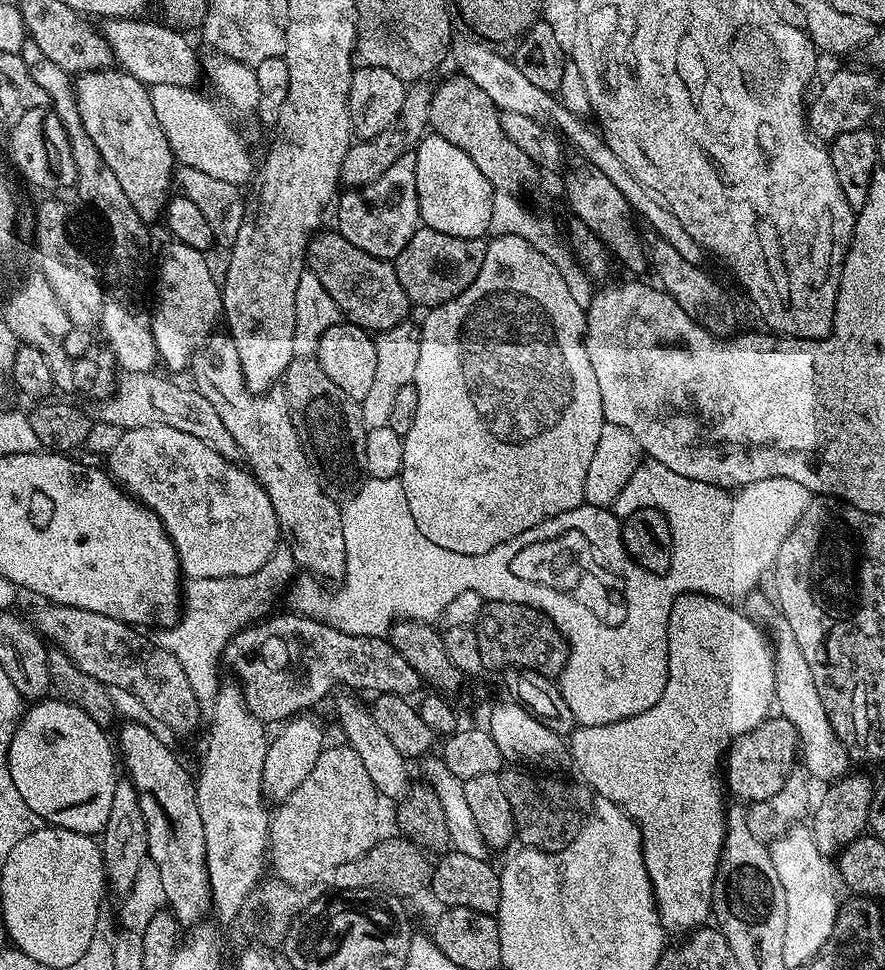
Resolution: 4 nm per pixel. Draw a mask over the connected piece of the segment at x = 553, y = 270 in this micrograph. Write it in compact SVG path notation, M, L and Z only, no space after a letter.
M496 236L487 241L478 278L474 278L474 282L470 282L462 294L450 298L450 302L427 309L425 316L428 317L424 324L419 325L418 364L412 379L418 392L418 410L410 432L403 436L404 453L398 477L404 487L416 529L430 538L434 546L442 546L442 550L450 550L454 554L486 554L494 550L494 546L538 526L543 520L554 518L566 510L574 510L579 504L585 503L587 471L593 461L605 419L598 377L594 375L594 366L590 366L590 354L586 354L584 345L586 310L574 302L574 297L566 287L566 278L562 278L558 266L554 266L546 254L522 238Z

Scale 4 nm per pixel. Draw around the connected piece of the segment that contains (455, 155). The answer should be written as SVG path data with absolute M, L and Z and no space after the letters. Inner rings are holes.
M435 134L425 135L416 145L414 155L421 225L458 238L479 240L487 237L494 189L486 174L482 174L458 146Z

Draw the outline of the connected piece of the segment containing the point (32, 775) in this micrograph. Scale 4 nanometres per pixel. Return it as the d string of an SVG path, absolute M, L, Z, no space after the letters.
M45 698L29 708L32 709L21 715L8 747L8 769L14 790L22 794L22 802L26 802L45 825L85 834L103 833L106 818L110 818L110 802L114 802L118 756L113 745L111 748L108 744L100 744L102 725L94 722L94 718L76 704L68 704L59 698Z

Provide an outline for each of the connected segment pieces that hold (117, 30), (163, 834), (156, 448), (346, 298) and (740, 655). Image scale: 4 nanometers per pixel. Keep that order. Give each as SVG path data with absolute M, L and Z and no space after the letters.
M117 16L103 21L102 31L112 51L112 59L123 71L128 72L138 82L155 86L177 84L183 88L199 85L202 80L202 60L196 57L192 44L183 31L163 22L155 24L148 18Z
M124 724L120 728L120 748L118 744L118 752L122 757L122 768L126 771L127 779L132 781L134 790L138 794L138 806L142 806L142 818L146 818L146 838L148 839L148 860L154 866L158 866L158 875L162 877L162 890L166 890L166 904L173 916L184 926L195 926L205 919L207 912L213 911L212 907L212 891L210 890L210 882L208 881L208 871L206 870L206 833L202 831L202 814L198 814L198 798L196 797L196 781L193 773L188 773L184 769L184 764L175 755L173 749L162 746L162 742L158 742L156 732L148 729L144 724Z
M171 426L130 428L121 431L117 436L120 437L117 438L116 445L113 446L112 453L108 456L107 471L128 495L135 496L141 504L145 504L160 519L162 526L168 532L168 537L172 539L172 544L176 548L176 556L180 559L181 573L189 581L221 580L231 576L245 576L246 574L254 574L254 570L260 570L266 564L270 554L274 554L274 550L281 543L280 523L274 514L274 506L270 502L266 490L257 482L251 471L245 470L243 467L240 469L238 465L232 464L236 462L233 462L229 457L220 456L213 448L206 446L206 442L198 442L198 438L194 438L191 434L182 434L182 430L173 430Z
M320 230L308 241L306 268L316 275L318 282L326 286L326 294L334 298L340 315L349 324L357 324L369 334L379 334L409 319L410 301L402 282L398 282L395 263L379 260L366 250L358 250L354 242L346 242L339 231Z
M685 592L673 599L668 619L668 658L668 681L657 704L613 724L573 728L570 760L580 771L579 779L593 793L596 791L599 799L617 804L639 828L640 852L652 883L660 925L668 934L688 934L707 925L713 915L712 887L726 834L722 761L733 741L768 719L774 708L776 687L772 646L765 629L739 607L696 592Z

